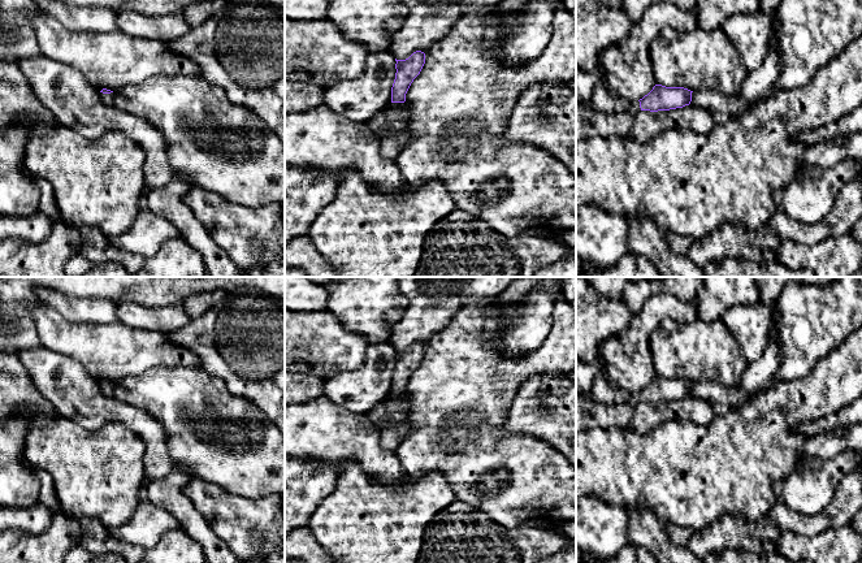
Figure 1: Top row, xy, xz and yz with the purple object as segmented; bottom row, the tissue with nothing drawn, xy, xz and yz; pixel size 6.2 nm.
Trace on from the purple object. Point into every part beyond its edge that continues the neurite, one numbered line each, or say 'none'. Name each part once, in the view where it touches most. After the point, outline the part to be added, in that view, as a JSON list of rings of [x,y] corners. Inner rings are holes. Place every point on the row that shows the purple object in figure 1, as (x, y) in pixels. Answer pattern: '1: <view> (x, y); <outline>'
1: xy (108, 99); [[[100,92],[100,98],[105,104],[114,105],[114,92],[111,92],[111,94]]]
2: yz (589, 124); [[[633,101],[627,109],[612,114],[576,104],[576,142],[594,137],[627,137],[640,111],[640,101]]]

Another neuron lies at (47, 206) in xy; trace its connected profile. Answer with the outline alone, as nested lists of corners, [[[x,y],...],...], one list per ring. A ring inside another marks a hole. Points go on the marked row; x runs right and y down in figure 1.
[[[35,176],[33,177],[35,178],[35,182],[40,190],[39,211],[55,221],[59,220],[59,211],[55,203],[55,195],[51,183],[43,178],[38,178]]]

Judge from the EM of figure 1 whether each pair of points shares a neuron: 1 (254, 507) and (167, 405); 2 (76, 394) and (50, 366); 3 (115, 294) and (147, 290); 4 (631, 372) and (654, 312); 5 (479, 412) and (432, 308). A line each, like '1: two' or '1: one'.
1: two
2: one
3: one
4: one
5: two

